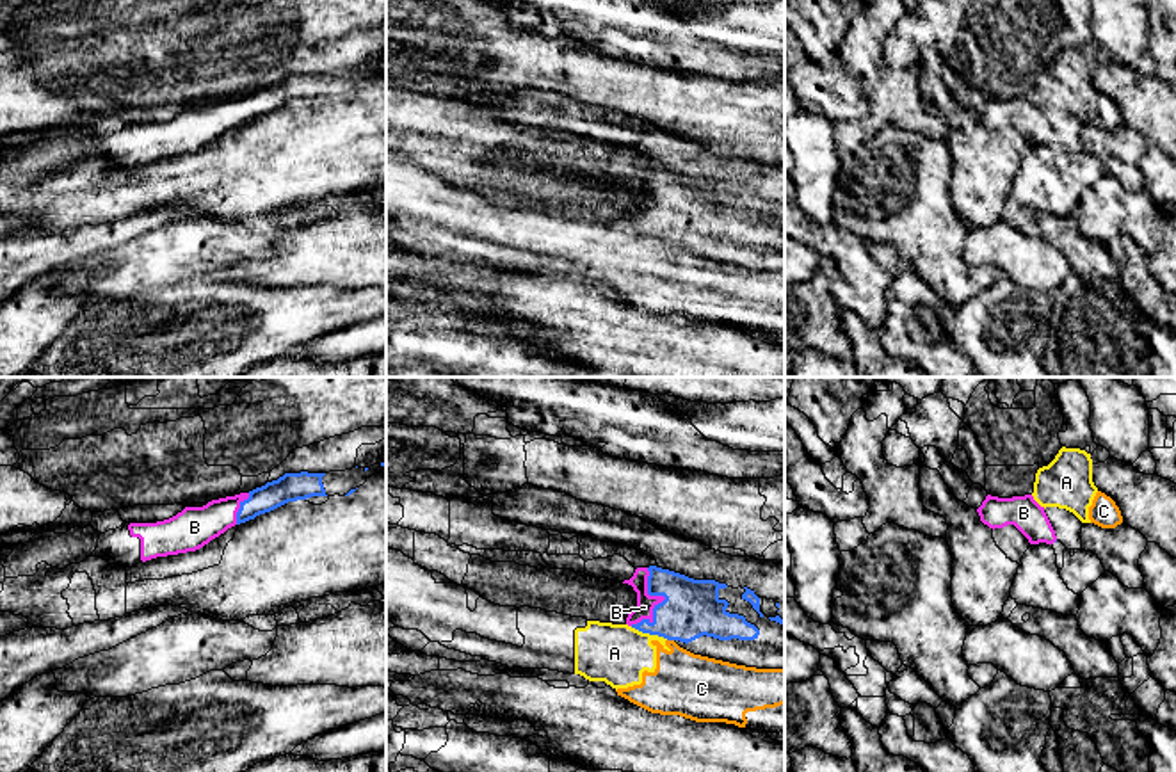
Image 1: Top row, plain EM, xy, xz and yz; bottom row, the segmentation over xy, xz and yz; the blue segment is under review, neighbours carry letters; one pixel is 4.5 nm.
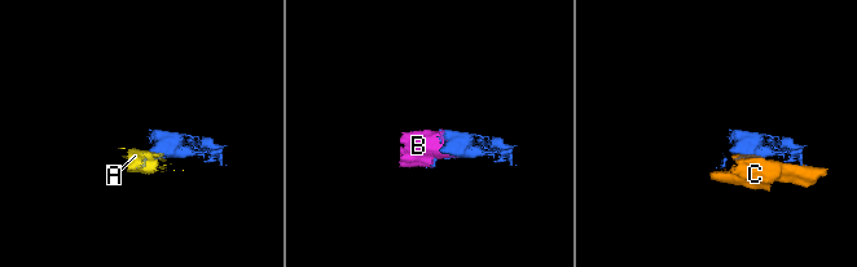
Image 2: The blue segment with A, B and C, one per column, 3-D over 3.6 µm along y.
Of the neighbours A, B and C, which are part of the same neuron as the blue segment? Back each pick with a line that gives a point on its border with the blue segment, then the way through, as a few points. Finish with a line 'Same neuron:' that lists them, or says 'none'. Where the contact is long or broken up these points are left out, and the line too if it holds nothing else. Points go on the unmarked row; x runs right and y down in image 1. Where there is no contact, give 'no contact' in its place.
B: xz (664, 198)
Same neuron: B

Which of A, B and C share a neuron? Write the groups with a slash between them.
A C / B

